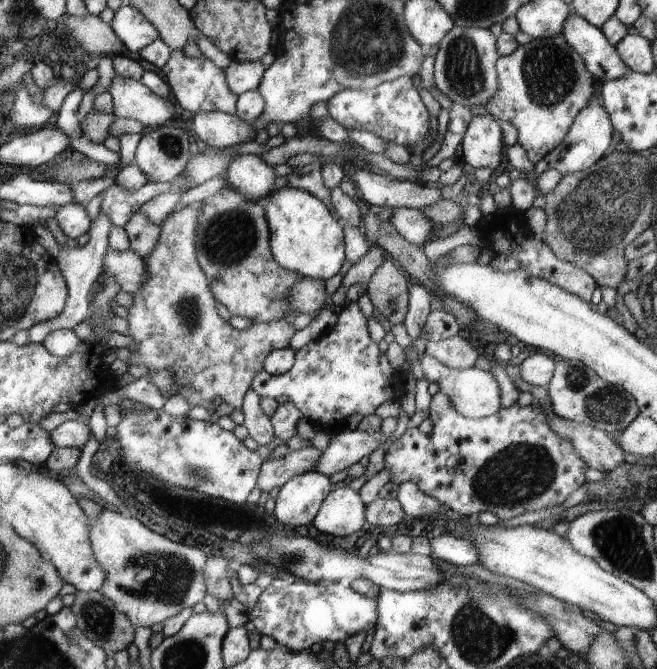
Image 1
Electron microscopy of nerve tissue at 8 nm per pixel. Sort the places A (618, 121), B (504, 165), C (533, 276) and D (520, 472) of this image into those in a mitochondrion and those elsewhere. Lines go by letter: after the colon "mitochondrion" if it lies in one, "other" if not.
A: other
B: other
C: other
D: mitochondrion

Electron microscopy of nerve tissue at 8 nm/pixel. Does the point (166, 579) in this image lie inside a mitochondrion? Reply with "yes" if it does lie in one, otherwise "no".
yes

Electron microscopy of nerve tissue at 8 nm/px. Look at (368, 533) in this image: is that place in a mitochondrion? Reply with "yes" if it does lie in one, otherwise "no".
no

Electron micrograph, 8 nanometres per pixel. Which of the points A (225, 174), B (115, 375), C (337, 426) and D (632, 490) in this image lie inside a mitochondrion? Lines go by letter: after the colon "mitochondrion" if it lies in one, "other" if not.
A: other
B: other
C: other
D: mitochondrion

